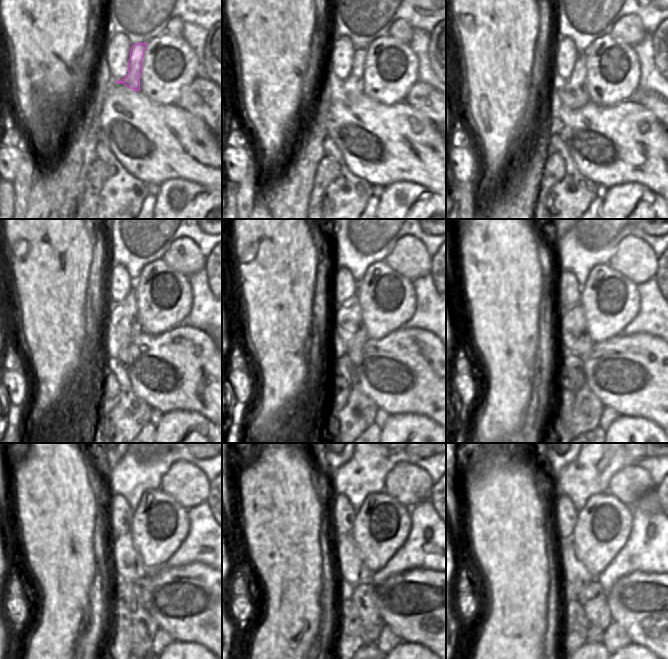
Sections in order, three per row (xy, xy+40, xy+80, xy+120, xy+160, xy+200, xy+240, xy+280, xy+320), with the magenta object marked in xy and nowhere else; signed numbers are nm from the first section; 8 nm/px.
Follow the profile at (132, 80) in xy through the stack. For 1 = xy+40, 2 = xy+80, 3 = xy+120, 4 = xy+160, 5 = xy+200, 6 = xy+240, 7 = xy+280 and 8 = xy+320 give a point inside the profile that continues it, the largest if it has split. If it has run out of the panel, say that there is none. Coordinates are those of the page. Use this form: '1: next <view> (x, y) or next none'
1: next xy+40 (349, 90)
2: next xy+80 (572, 92)
3: next xy+120 (124, 317)
4: next xy+160 (347, 322)
5: next xy+200 (573, 333)
6: next xy+240 (127, 563)
7: next xy+280 (352, 571)
8: next xy+320 (575, 577)

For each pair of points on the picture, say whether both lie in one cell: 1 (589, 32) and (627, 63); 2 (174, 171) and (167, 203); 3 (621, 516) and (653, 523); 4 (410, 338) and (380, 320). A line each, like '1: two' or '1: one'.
1: two
2: two
3: two
4: two

